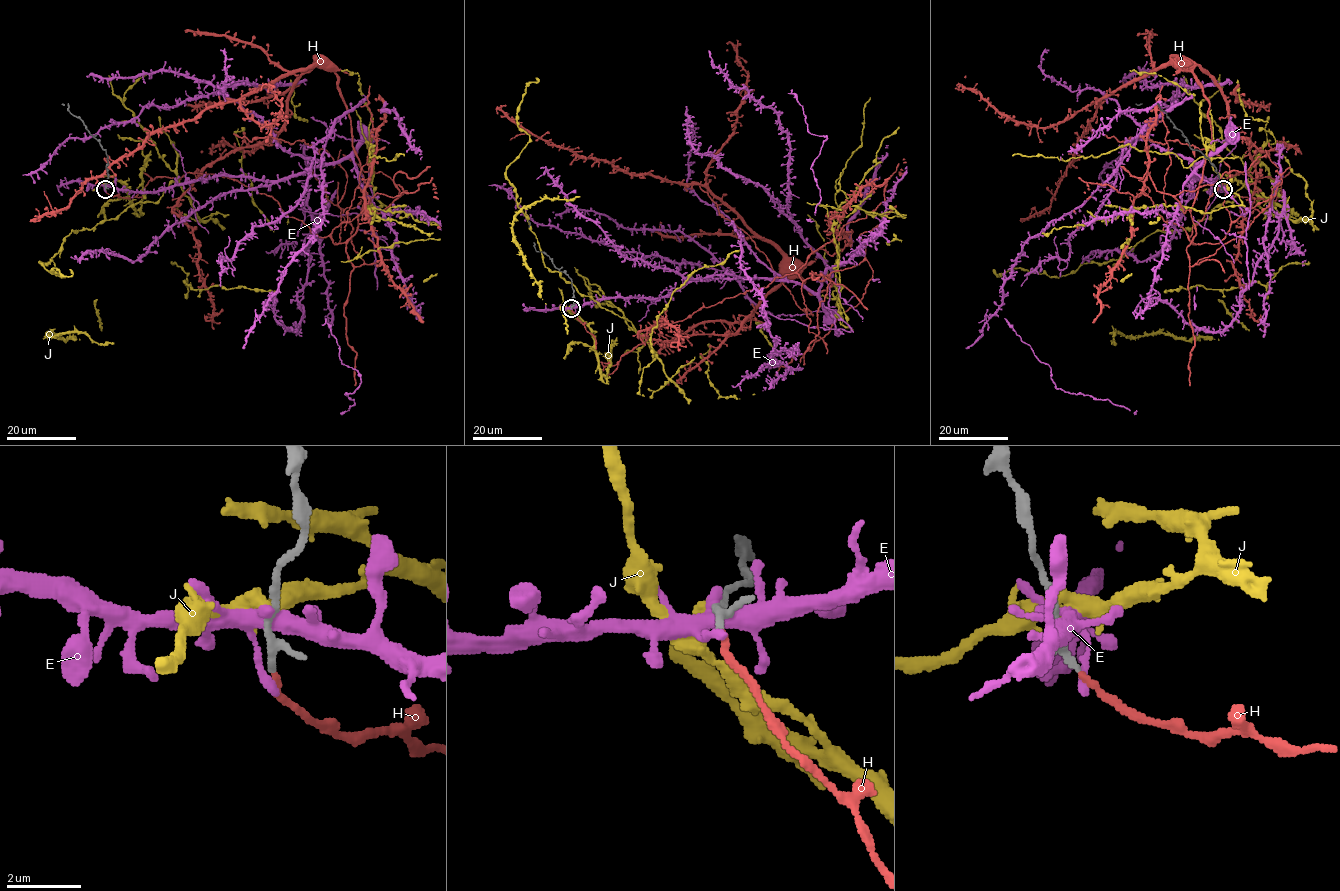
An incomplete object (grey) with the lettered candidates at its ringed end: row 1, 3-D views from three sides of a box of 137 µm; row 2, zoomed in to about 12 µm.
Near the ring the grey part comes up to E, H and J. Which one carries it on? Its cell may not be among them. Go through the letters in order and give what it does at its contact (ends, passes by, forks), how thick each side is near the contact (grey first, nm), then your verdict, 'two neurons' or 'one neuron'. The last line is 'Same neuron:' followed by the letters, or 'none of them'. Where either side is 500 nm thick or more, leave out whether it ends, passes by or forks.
E: it ends there; 150 nm thick on the grey side, 240 nm on the other; two neurons
H: it ends there; 180 nm thick on the grey side, 170 nm on the other; one neuron
J: it ends there; 170 nm thick on the grey side, 360 nm on the other; two neurons
Same neuron: H

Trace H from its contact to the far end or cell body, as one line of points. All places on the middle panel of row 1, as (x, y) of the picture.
H: (571, 308), (614, 366), (655, 323), (775, 277), (832, 283), (809, 292), (705, 187), (581, 158), (497, 114)

